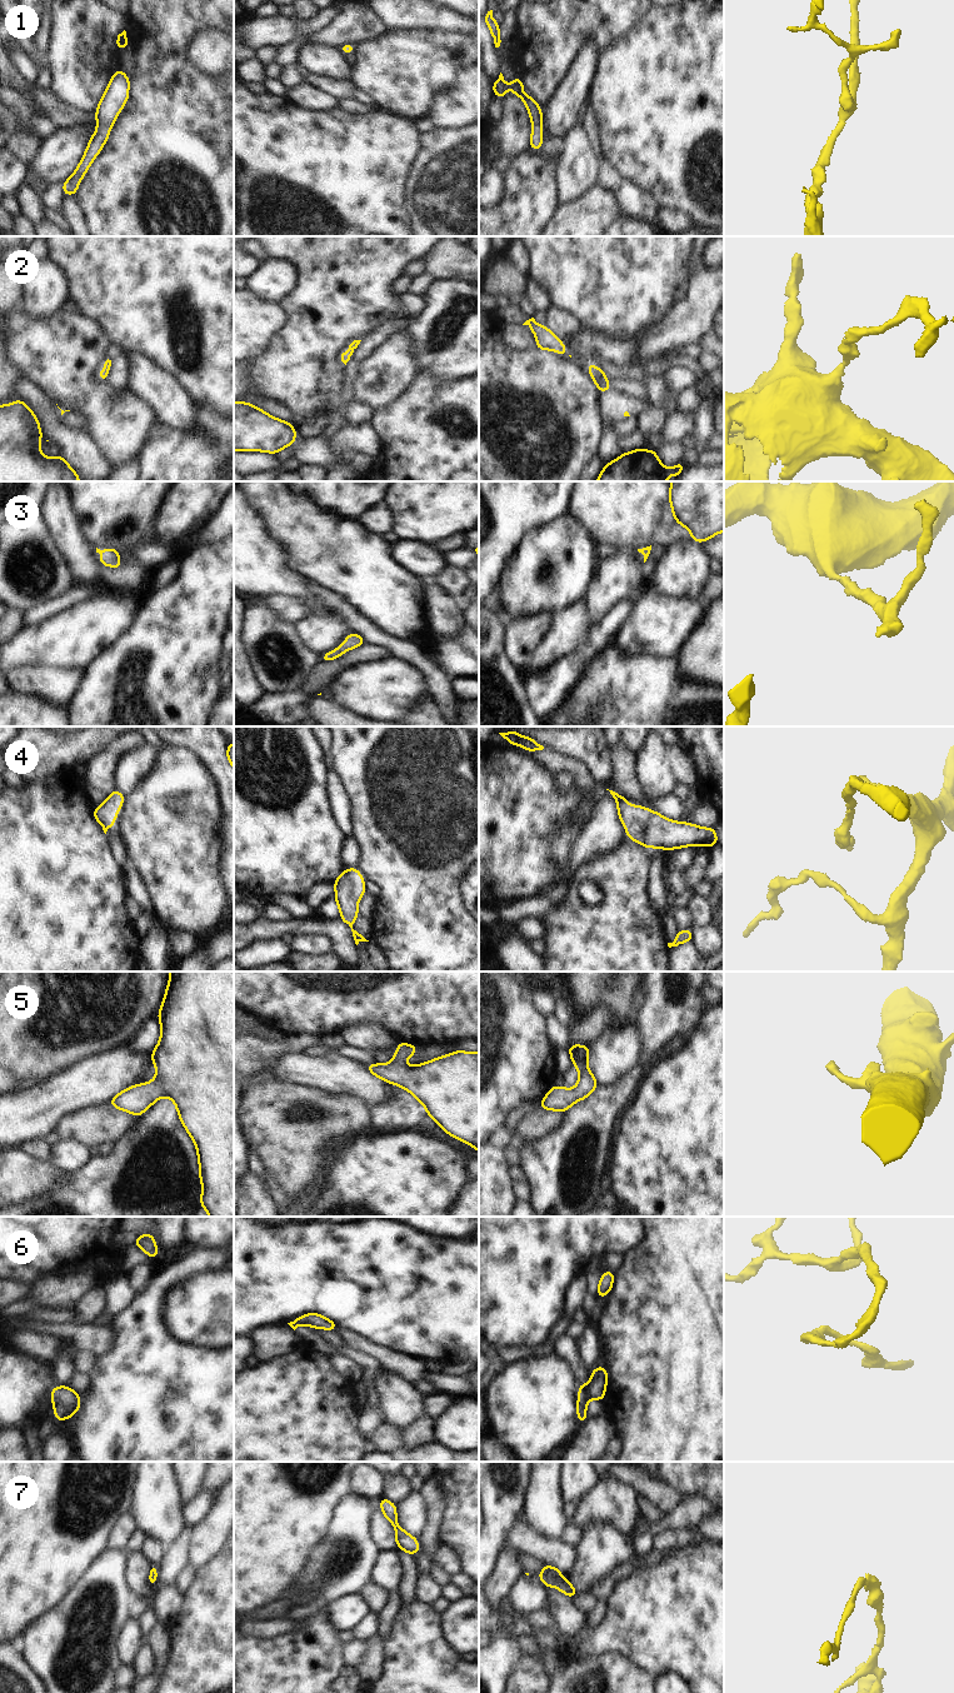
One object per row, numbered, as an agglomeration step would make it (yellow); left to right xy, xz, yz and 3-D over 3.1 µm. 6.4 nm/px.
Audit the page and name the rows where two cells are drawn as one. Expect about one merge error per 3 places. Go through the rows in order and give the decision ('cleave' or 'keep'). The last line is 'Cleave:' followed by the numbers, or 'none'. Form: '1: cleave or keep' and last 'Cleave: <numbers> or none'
1: keep
2: keep
3: keep
4: keep
5: keep
6: keep
7: cleave
Cleave: 7

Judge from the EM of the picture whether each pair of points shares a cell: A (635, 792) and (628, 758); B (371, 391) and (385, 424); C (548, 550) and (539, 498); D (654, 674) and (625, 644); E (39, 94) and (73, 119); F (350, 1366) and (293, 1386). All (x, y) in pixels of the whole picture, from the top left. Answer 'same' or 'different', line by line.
A: same
B: different
C: different
D: different
E: same
F: different

